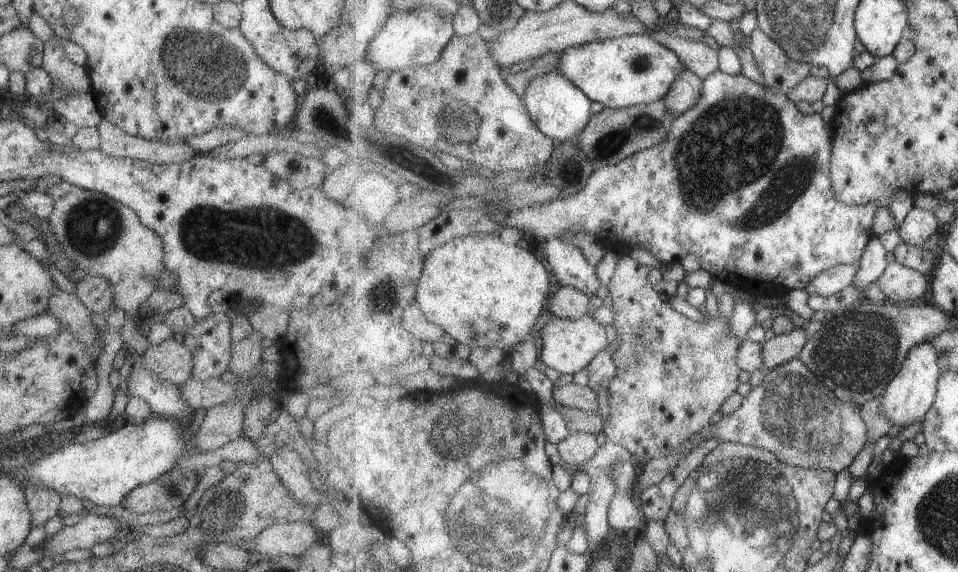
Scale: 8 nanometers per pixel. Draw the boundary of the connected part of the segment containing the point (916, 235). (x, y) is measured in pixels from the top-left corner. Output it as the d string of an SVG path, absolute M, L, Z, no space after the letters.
M914 207L899 231L904 242L915 247L923 247L934 234L939 232L941 225L936 212Z

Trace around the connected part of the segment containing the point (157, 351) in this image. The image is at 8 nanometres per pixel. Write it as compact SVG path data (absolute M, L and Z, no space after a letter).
M174 337L167 338L160 344L150 344L143 354L144 366L155 372L162 380L174 383L177 387L186 383L193 376L193 356L184 343L177 342Z

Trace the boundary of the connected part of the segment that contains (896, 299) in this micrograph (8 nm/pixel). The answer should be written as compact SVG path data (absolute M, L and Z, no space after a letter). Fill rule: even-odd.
M896 260L879 278L878 285L887 301L900 305L910 300L915 304L915 300L922 298L931 288L930 281L930 276L922 271L904 266Z

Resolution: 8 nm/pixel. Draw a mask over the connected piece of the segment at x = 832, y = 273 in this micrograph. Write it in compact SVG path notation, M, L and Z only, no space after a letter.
M861 262L856 264L841 264L823 272L808 288L810 295L832 296L855 284L857 274L861 269Z

